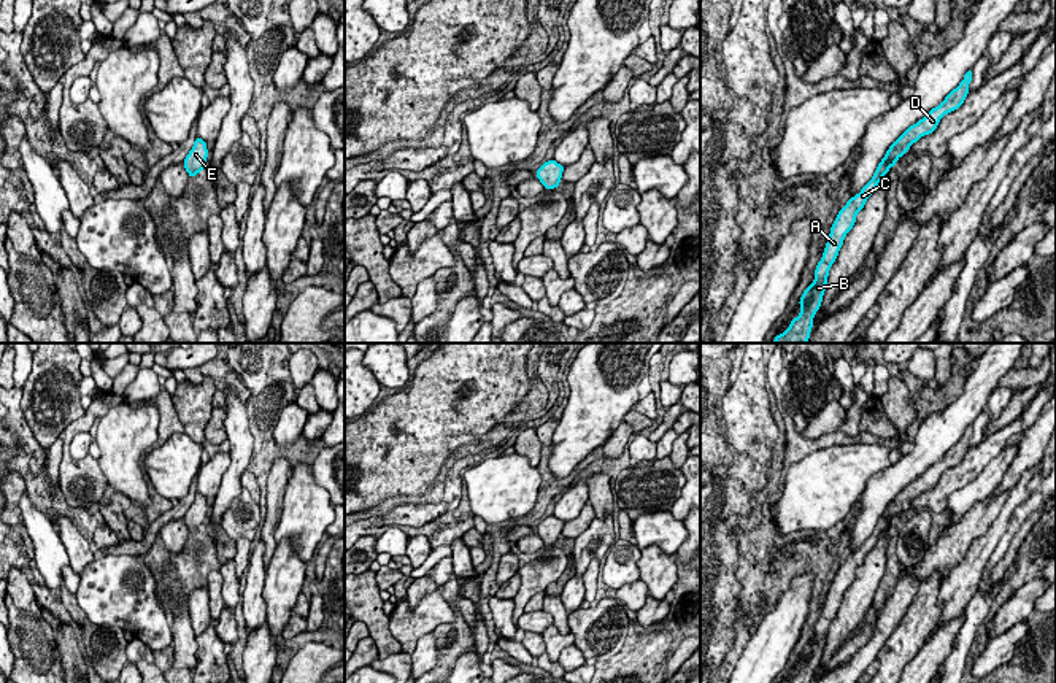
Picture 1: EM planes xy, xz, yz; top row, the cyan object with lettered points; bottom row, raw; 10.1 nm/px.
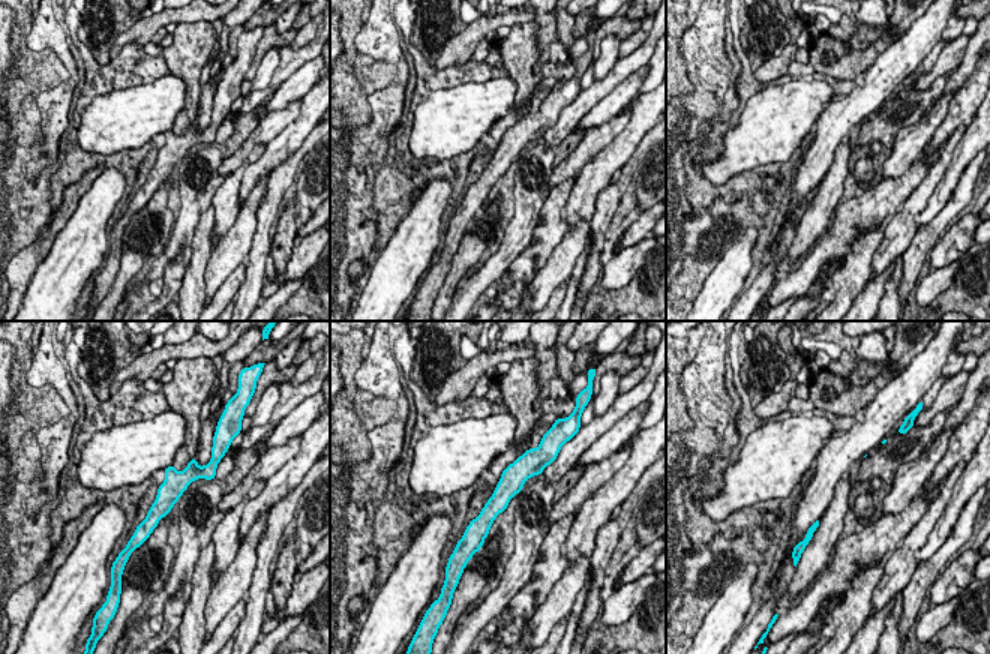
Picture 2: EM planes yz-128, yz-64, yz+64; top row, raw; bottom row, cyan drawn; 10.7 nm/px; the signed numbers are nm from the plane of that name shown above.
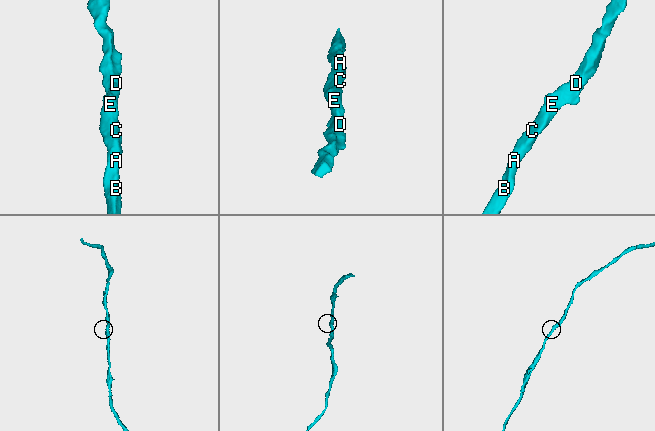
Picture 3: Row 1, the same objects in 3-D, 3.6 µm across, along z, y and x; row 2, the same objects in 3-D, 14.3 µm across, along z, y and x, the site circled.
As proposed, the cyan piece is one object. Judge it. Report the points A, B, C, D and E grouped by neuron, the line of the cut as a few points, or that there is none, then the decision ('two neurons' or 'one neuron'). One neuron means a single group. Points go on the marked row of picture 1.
A B C D E | no cut | one neuron

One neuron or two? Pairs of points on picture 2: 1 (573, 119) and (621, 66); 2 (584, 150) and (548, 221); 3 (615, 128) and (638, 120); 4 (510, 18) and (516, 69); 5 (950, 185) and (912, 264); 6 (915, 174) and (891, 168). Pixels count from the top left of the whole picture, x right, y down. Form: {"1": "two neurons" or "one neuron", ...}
{"1": "one neuron", "2": "two neurons", "3": "two neurons", "4": "two neurons", "5": "two neurons", "6": "two neurons"}

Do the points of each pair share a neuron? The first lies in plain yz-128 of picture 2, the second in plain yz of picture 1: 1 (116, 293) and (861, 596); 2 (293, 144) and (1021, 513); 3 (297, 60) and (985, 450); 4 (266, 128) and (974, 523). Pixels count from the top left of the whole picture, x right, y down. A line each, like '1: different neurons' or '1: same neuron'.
1: same neuron
2: different neurons
3: same neuron
4: same neuron

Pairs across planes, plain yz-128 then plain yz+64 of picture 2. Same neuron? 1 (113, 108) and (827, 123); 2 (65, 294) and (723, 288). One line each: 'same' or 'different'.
1: different
2: same

